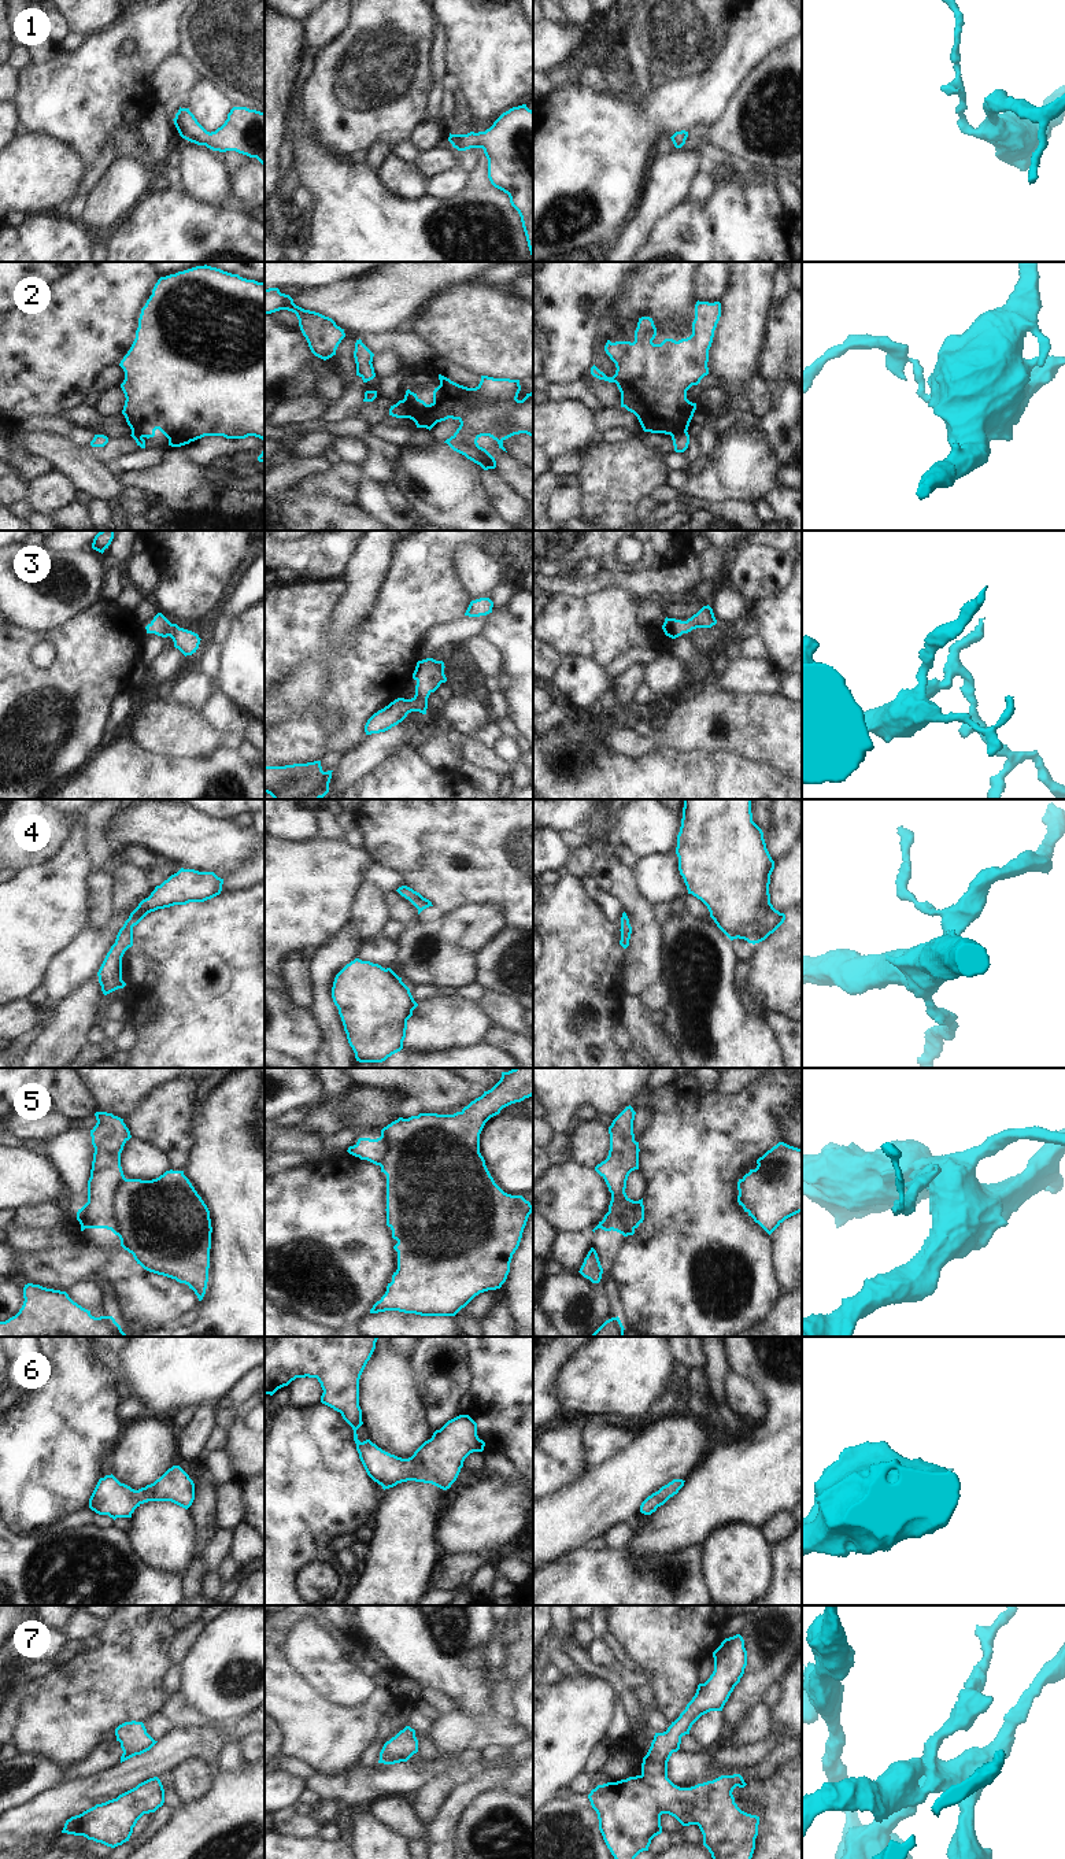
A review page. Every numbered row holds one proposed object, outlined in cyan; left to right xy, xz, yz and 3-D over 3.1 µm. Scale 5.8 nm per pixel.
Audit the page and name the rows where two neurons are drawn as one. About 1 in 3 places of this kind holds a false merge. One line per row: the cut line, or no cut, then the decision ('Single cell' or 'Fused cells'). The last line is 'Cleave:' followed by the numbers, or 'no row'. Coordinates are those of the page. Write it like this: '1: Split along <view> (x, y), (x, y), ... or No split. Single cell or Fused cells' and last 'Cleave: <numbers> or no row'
1: No split. Single cell
2: Split along xz (403, 399), (410, 406), (406, 417). Fused cells
3: No split. Single cell
4: No split. Single cell
5: Split along xy (125, 1178), (113, 1197), (113, 1226), (110, 1229). Fused cells
6: No split. Single cell
7: No split. Single cell
Cleave: 2, 5

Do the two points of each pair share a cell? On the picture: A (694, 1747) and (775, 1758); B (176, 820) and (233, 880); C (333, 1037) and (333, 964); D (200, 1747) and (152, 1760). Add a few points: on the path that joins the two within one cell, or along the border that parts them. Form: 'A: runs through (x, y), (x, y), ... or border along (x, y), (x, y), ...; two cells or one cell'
A: border along (679, 1750), (694, 1754), (702, 1752); two cells
B: border along (250, 860), (224, 880); two cells
C: runs through (329, 1019), (324, 1008), (324, 982); one cell
D: runs through (188, 1747), (177, 1747), (165, 1756); one cell

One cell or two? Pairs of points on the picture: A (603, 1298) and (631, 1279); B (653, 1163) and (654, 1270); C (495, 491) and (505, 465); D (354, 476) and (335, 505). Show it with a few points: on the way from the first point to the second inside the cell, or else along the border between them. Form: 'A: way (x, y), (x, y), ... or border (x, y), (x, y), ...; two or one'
A: border (607, 1270), (617, 1315); two
B: way (665, 1189), (665, 1244); one
C: border (494, 469), (518, 492); two
D: border (309, 496), (333, 492), (369, 513); two

